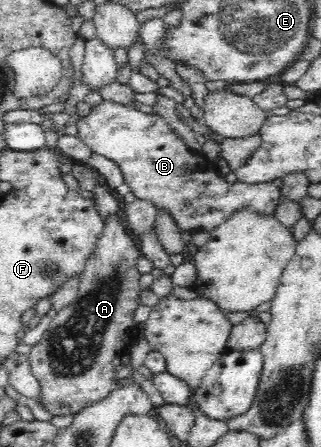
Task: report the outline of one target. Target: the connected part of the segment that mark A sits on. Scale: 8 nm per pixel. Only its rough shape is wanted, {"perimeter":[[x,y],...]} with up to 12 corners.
{"perimeter":[[122,210],[28,354],[36,401],[78,413],[118,388],[142,256]]}

